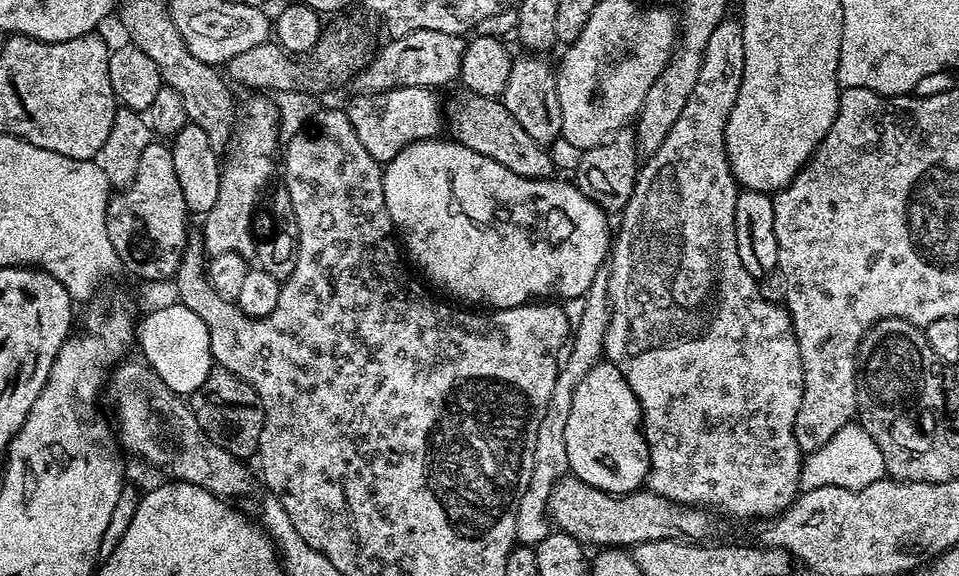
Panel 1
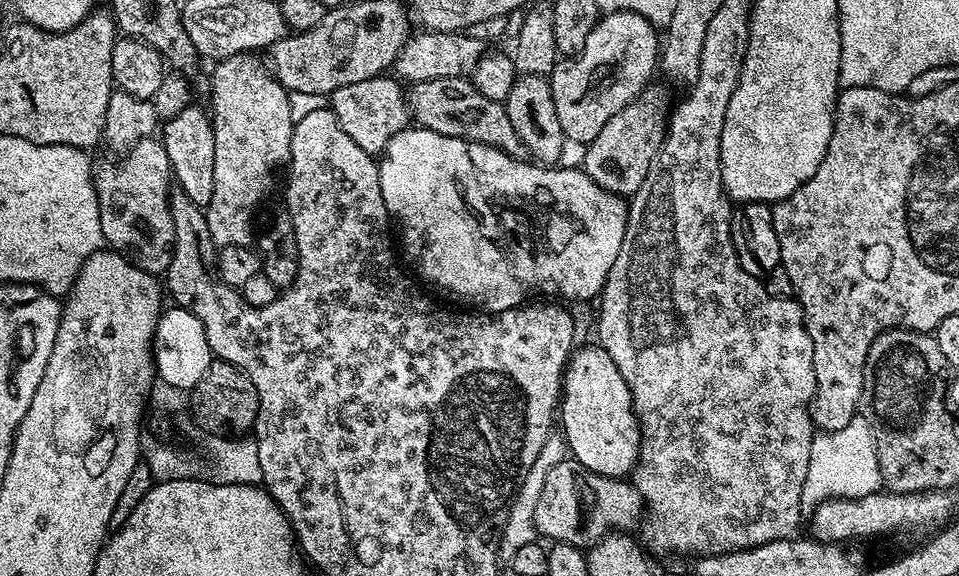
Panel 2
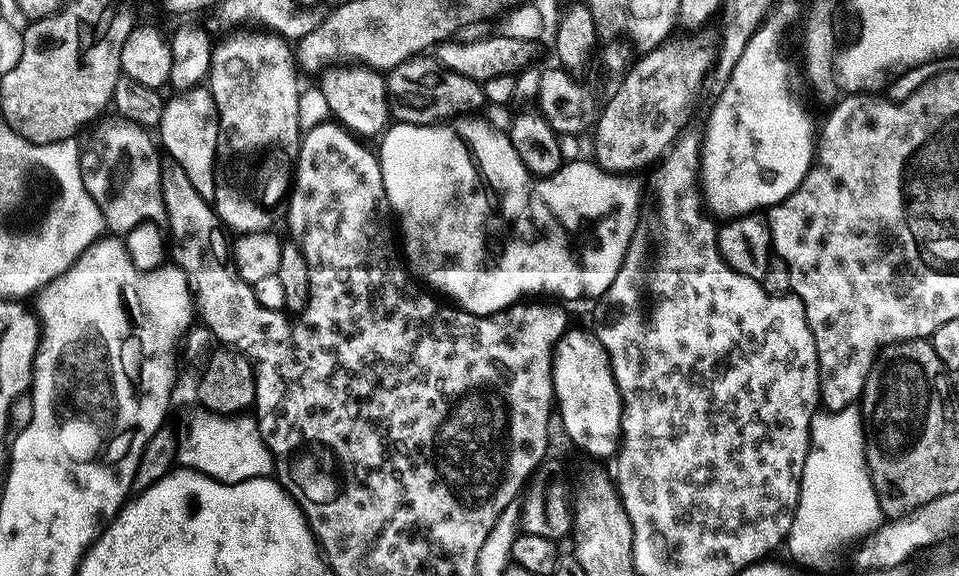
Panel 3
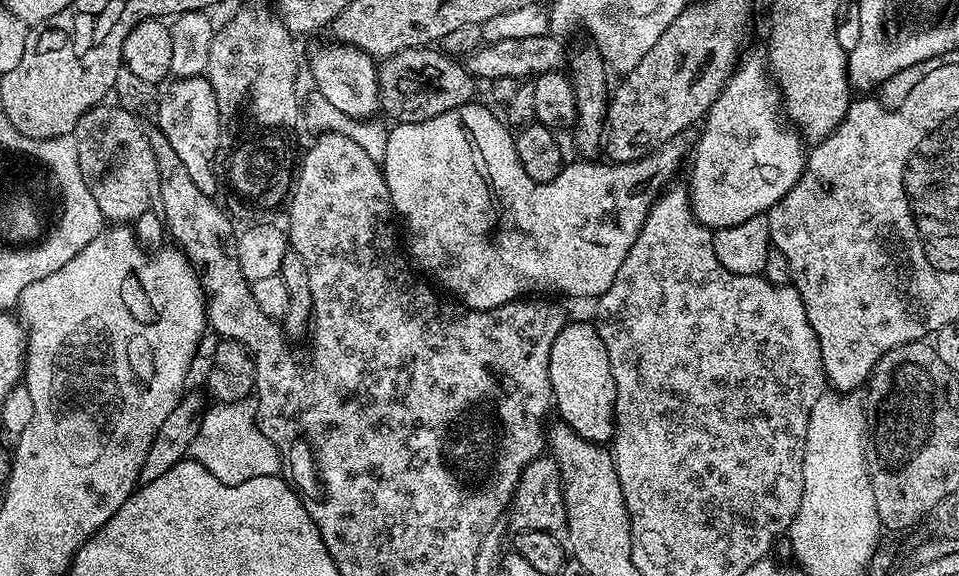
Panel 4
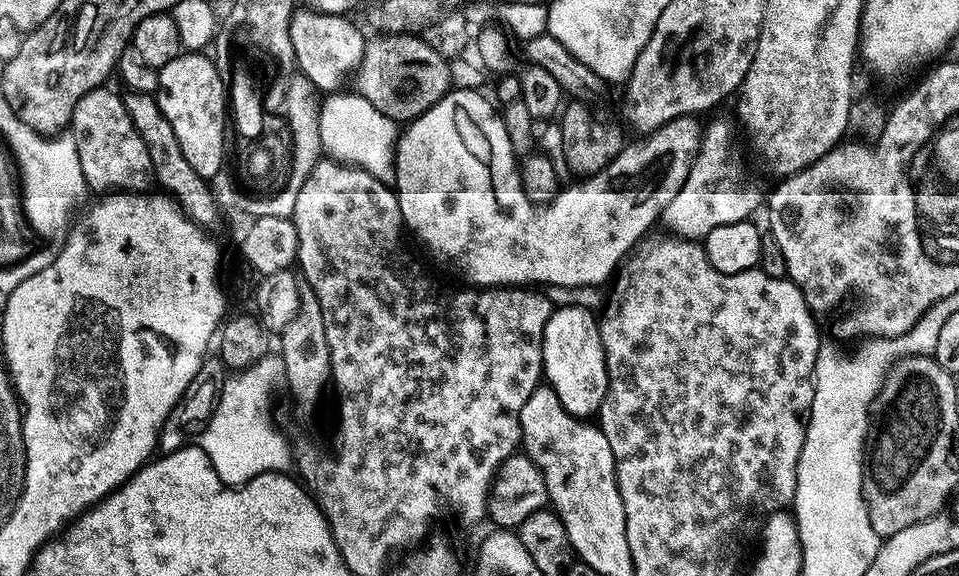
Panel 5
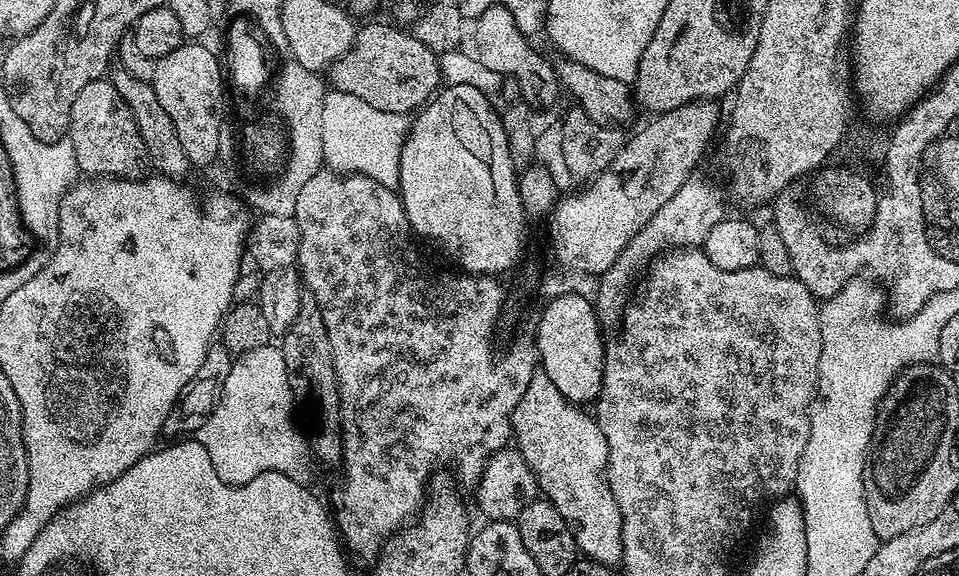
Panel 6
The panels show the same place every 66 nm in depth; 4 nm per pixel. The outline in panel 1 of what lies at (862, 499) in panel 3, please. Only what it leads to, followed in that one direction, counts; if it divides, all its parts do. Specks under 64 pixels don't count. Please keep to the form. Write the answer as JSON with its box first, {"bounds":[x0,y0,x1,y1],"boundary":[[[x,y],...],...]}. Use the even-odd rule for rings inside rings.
{"bounds":[800,422,885,490],"boundary":[[[859,422],[847,424],[845,428],[838,430],[838,434],[830,438],[830,442],[805,455],[800,465],[800,487],[804,490],[822,486],[842,486],[858,490],[885,479],[885,476],[882,450],[878,450],[872,432],[868,428],[864,429]]]}

